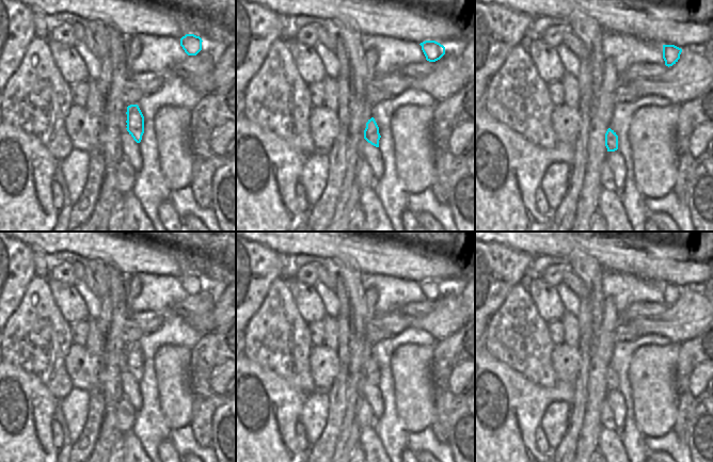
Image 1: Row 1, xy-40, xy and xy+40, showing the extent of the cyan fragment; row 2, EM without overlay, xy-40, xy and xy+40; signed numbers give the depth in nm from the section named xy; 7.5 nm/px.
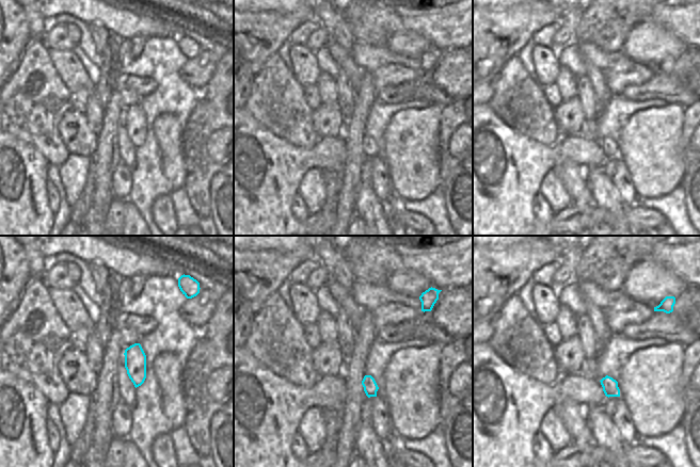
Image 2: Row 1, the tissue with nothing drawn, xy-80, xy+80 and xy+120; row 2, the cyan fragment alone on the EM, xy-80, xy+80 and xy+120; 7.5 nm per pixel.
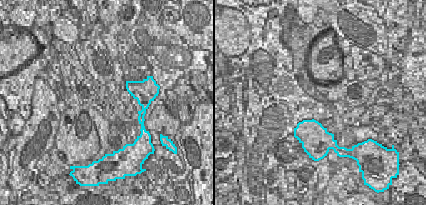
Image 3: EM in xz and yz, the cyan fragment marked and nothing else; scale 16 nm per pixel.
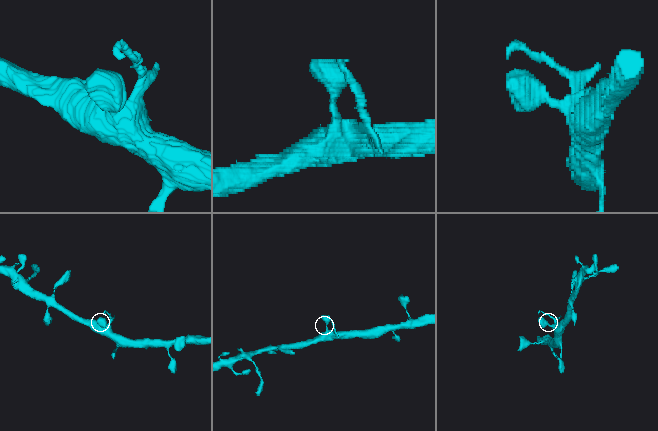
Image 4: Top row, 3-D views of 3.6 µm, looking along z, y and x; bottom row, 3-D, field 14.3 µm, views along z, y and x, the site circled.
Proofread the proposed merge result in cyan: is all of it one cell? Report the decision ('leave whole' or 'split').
leave whole

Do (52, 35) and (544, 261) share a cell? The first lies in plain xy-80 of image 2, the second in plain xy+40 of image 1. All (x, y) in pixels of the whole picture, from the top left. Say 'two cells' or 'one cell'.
two cells

